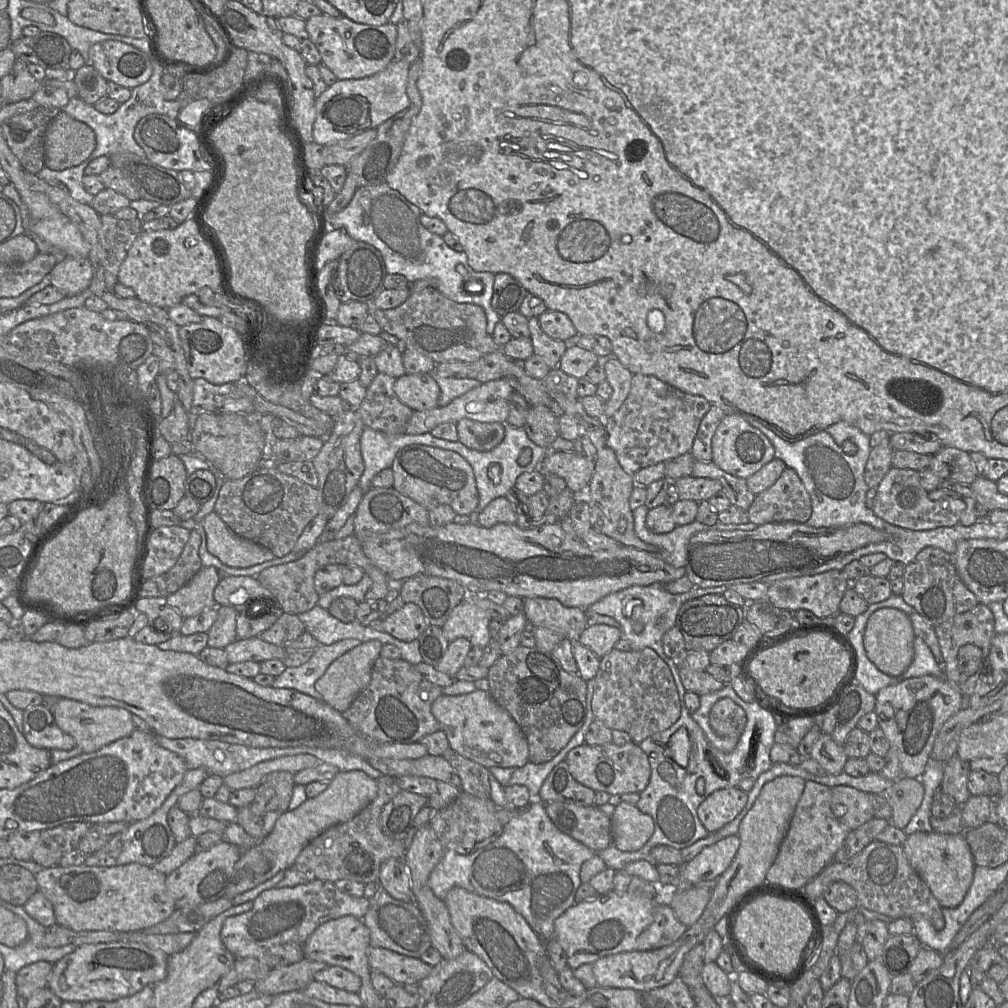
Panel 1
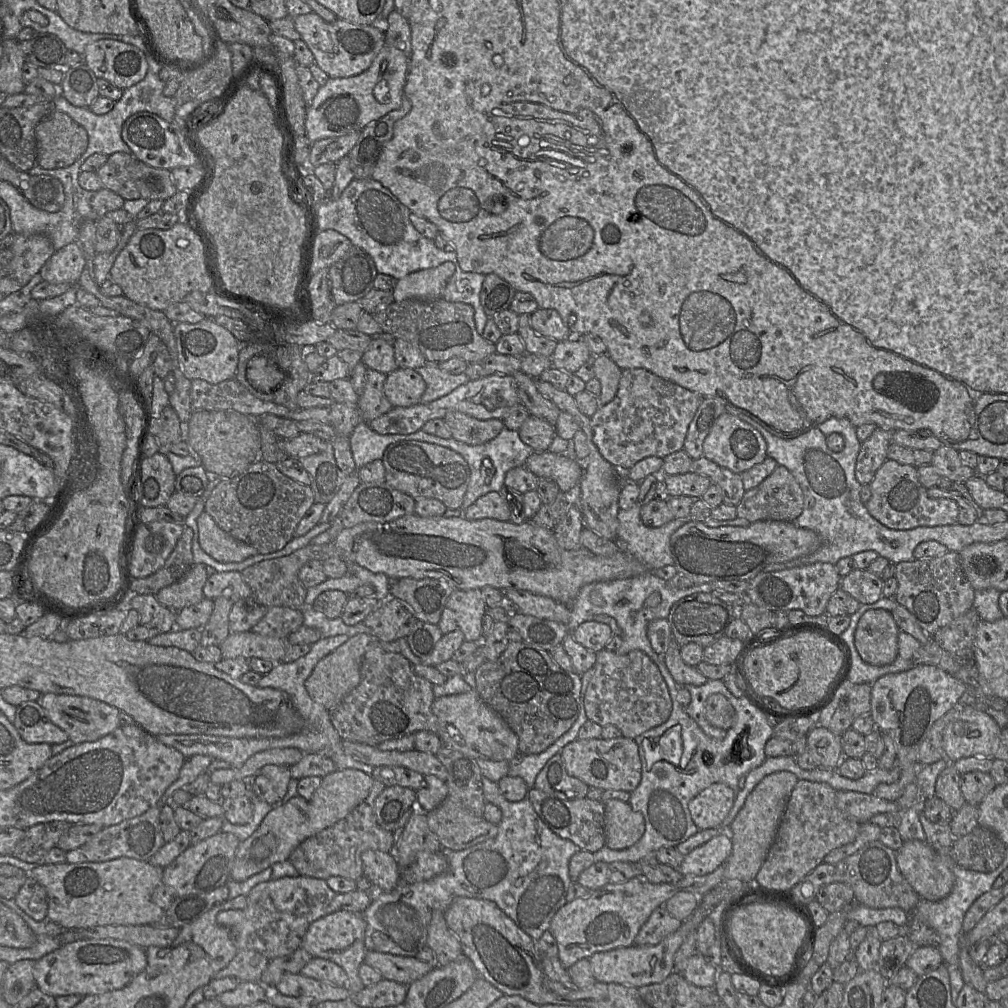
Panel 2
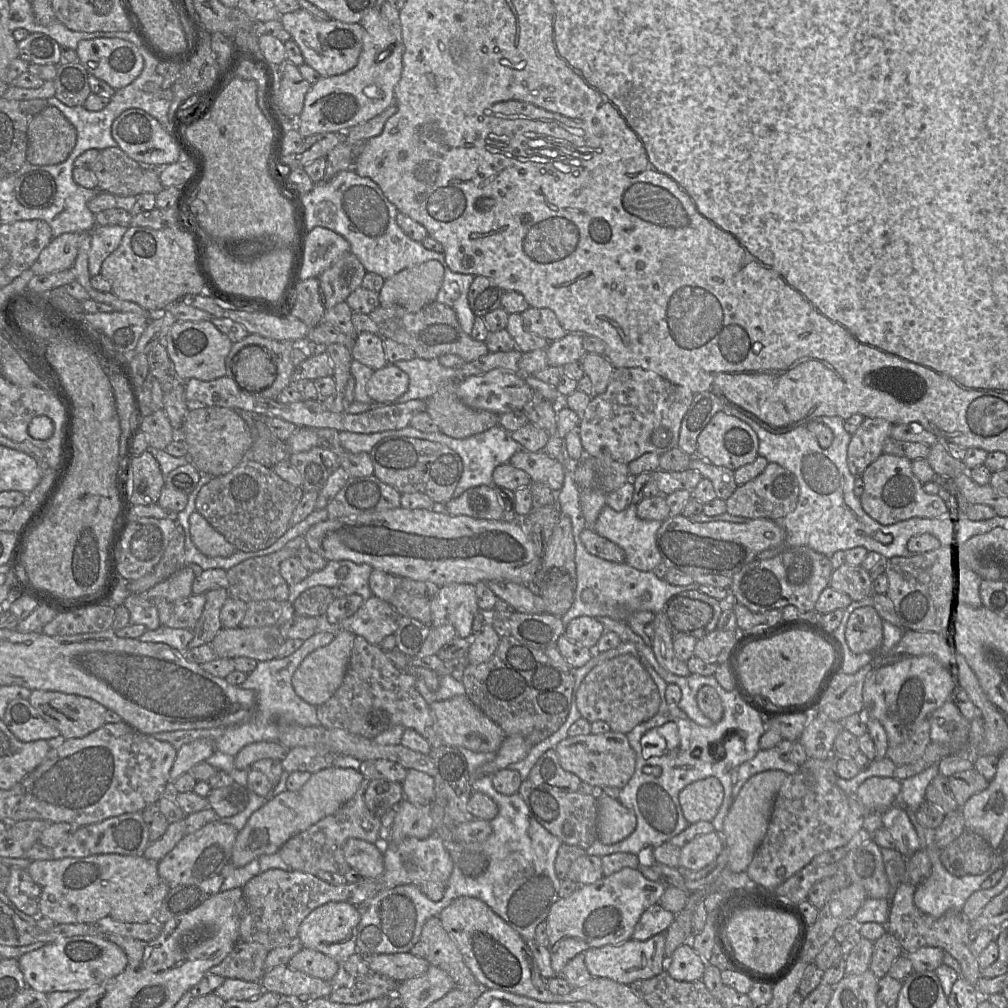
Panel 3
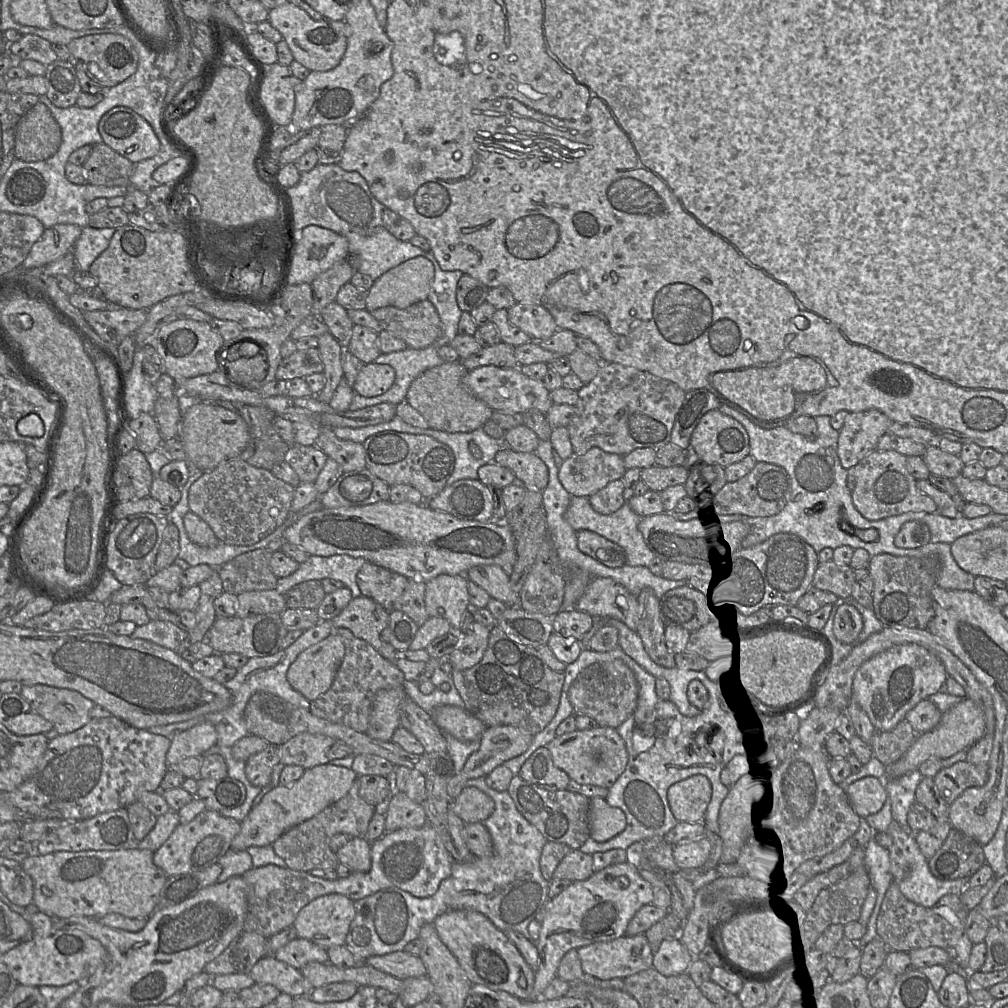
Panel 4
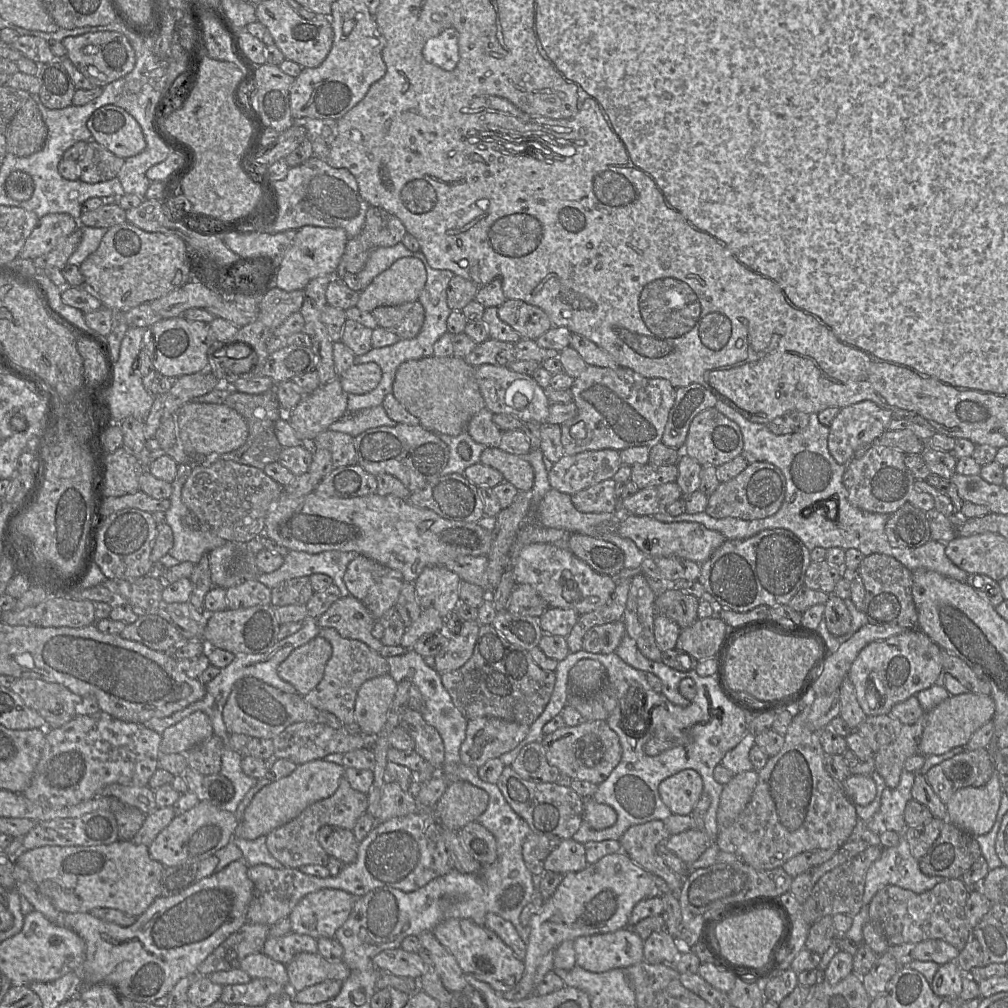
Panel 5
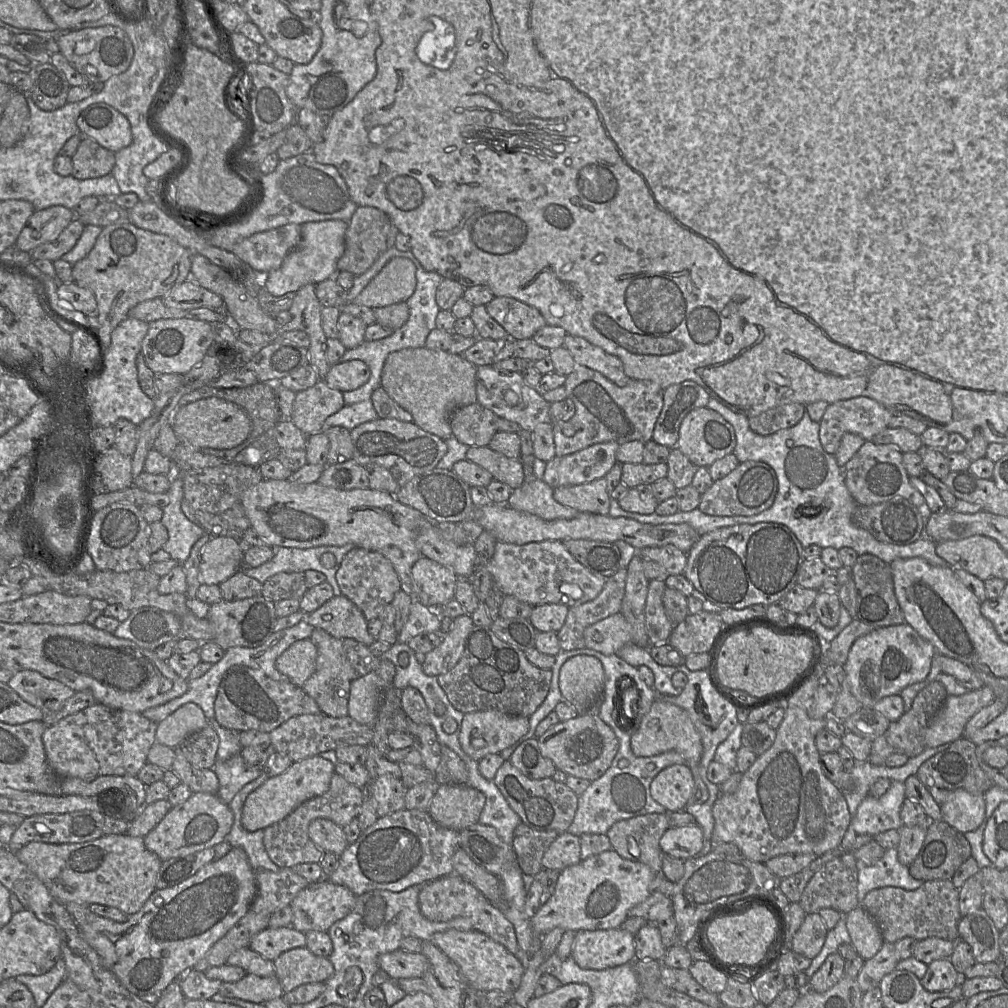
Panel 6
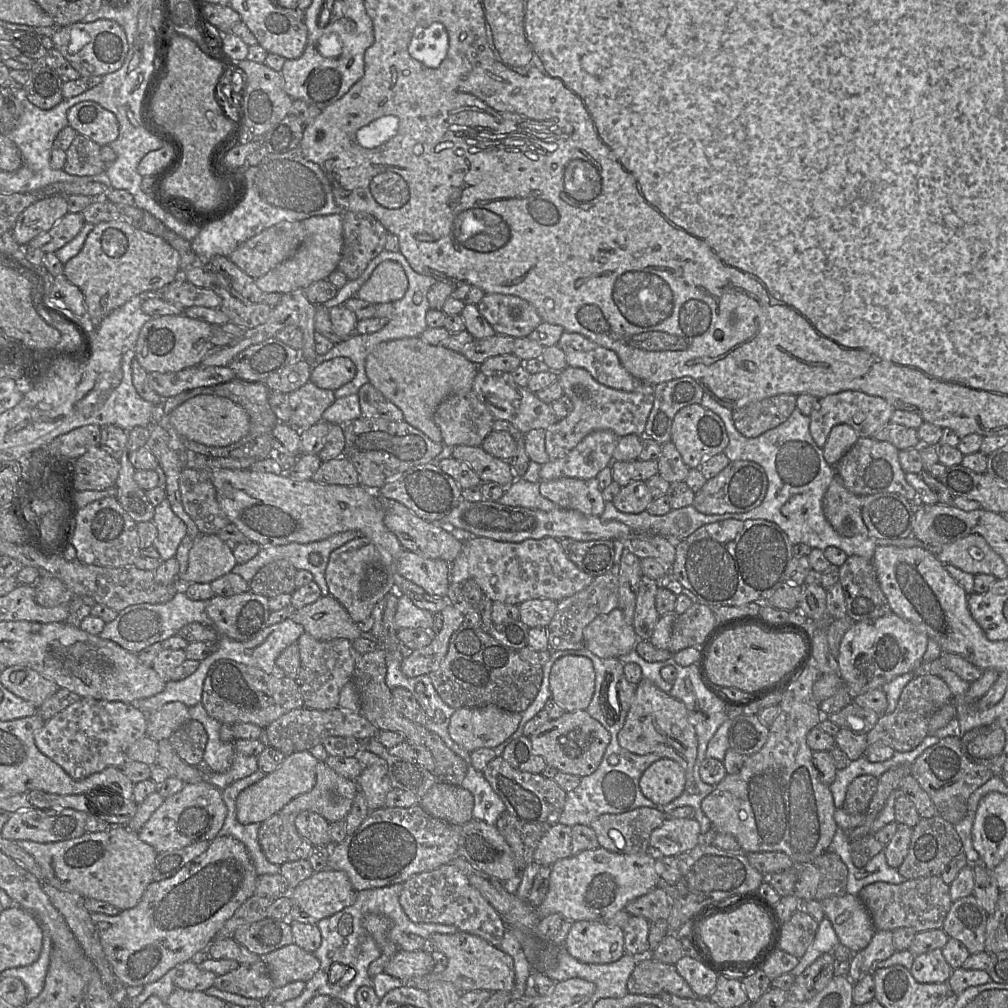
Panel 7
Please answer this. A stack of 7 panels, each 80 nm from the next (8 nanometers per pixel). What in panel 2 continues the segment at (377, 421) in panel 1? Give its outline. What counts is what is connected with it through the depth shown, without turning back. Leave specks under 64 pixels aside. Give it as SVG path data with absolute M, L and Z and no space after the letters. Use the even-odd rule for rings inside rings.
M367 369L366 382L357 403L362 421L374 420L393 408L384 393L386 378L387 374Z

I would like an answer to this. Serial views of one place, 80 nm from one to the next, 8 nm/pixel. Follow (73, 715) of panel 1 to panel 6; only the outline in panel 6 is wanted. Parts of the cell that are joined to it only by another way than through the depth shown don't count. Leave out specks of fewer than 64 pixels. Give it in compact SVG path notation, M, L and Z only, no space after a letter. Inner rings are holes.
M33 670L14 672L7 684L25 702L40 709L43 714L59 710L75 693L63 683L48 679Z

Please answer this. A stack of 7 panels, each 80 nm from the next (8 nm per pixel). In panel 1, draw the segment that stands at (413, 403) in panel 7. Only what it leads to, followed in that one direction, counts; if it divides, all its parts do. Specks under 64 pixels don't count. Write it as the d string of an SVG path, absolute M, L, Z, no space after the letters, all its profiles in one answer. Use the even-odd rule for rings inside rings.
M464 418L455 424L458 442L473 450L492 450L505 437L505 427L500 422L479 422Z

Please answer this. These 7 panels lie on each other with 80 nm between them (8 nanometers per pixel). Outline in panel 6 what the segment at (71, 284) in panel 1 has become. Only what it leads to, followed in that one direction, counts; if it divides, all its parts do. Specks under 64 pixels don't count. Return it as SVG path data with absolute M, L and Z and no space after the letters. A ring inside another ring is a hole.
M51 206L35 210L21 230L16 247L30 252L37 246L55 240L76 217L73 210L64 206Z

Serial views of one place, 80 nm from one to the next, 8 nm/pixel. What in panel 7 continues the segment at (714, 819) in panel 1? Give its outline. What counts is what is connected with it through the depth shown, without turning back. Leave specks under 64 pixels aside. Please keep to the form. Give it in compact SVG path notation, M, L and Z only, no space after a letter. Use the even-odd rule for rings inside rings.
M662 758L644 771L639 787L643 795L657 806L667 805L683 793L685 771L677 762Z

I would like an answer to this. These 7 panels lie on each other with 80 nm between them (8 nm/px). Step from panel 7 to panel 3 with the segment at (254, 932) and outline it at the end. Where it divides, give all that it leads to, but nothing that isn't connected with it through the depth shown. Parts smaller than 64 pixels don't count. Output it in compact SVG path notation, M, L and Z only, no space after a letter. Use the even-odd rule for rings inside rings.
M304 947L290 959L288 966L328 982L340 968L340 964L330 956Z

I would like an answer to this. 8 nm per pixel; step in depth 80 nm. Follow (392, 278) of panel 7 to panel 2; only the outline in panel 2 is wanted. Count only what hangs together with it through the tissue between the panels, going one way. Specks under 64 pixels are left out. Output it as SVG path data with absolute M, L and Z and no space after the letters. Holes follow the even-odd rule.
M453 262L412 272L399 279L392 290L396 302L405 299L432 301L441 298L447 281L456 270Z

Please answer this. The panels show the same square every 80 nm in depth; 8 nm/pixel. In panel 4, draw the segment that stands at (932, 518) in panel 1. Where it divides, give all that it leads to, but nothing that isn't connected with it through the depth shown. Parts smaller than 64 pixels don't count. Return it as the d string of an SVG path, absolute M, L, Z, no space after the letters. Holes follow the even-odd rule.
M874 450L847 469L847 486L857 510L868 520L881 520L907 512L935 513L934 501L917 488L917 481L906 467L905 455L894 450Z

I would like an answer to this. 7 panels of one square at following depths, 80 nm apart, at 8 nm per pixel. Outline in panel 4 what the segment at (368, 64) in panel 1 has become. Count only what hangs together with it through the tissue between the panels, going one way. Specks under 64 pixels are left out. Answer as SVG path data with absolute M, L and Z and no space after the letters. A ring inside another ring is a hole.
M288 1L269 10L267 21L281 33L293 59L310 71L332 70L340 63L345 53L348 27L344 21L328 18L314 20L305 11Z

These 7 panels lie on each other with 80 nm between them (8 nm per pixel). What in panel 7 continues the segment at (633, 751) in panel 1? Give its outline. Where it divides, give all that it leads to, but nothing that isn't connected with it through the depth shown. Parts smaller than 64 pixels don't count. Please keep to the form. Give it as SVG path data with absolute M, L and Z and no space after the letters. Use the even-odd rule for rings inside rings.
M586 711L565 712L558 719L550 720L539 727L529 737L533 750L544 758L547 765L556 768L558 771L584 777L591 775L600 765L607 746L611 741L609 731Z

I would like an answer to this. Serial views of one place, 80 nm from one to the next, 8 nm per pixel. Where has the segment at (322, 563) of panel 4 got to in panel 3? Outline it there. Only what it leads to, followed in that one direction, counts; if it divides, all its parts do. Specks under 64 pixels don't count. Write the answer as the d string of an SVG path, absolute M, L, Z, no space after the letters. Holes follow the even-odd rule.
M351 560L328 561L325 567L318 571L312 571L301 582L289 585L291 603L308 588L317 585L334 587L346 585L356 589L356 593L363 598L372 596L369 588L369 577L373 567L368 564L360 564Z

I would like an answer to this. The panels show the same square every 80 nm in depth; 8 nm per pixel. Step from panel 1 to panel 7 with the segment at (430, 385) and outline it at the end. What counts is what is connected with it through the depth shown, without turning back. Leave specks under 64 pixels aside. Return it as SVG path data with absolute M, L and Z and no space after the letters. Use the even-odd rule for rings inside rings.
M335 357L312 366L310 382L319 388L335 391L356 375L356 366L348 357Z

